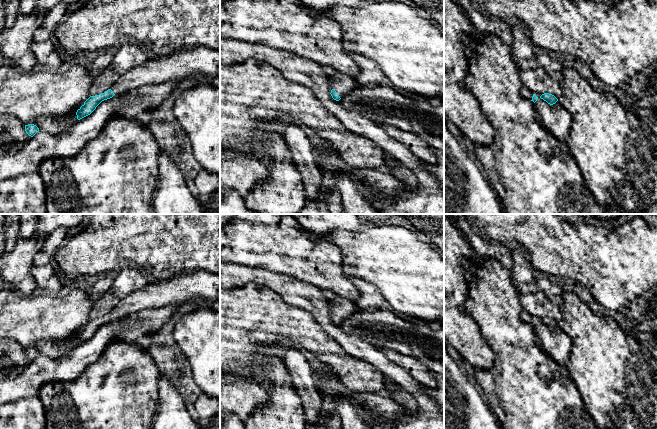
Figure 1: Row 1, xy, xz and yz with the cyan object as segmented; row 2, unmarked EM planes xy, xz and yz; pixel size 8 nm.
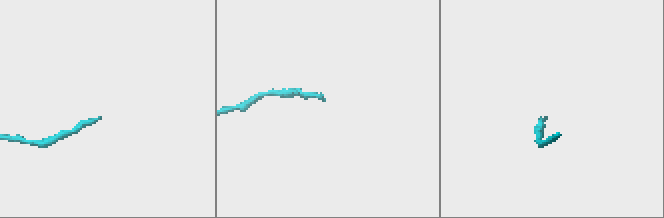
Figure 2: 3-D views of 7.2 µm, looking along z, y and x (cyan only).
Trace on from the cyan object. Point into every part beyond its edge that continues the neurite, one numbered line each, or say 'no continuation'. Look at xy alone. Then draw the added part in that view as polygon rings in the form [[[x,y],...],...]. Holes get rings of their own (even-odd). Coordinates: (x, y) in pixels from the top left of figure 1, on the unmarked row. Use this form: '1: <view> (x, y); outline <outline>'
1: xy (182, 286); outline [[[191,271],[178,273],[166,281],[148,283],[143,289],[133,291],[110,312],[115,319],[143,309],[156,308],[173,302],[184,301],[193,295],[215,301],[220,296],[220,275],[207,271]]]

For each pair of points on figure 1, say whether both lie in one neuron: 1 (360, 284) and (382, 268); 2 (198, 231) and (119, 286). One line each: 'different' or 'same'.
1: different
2: different

